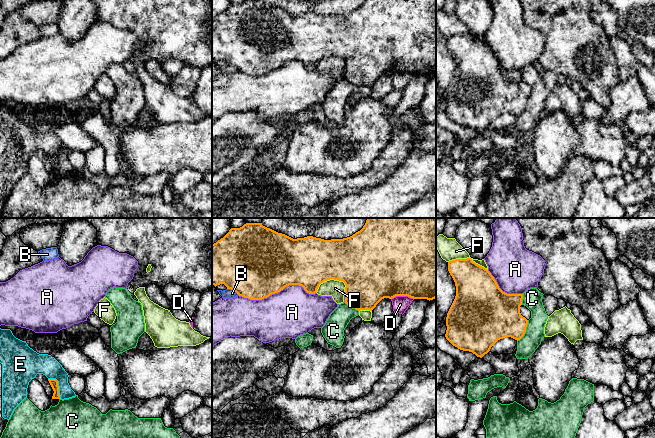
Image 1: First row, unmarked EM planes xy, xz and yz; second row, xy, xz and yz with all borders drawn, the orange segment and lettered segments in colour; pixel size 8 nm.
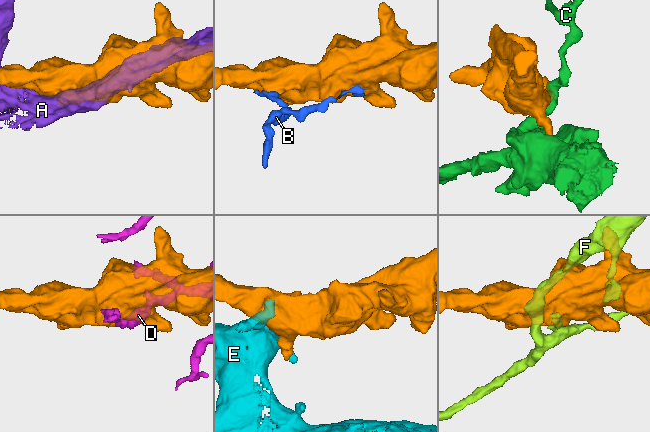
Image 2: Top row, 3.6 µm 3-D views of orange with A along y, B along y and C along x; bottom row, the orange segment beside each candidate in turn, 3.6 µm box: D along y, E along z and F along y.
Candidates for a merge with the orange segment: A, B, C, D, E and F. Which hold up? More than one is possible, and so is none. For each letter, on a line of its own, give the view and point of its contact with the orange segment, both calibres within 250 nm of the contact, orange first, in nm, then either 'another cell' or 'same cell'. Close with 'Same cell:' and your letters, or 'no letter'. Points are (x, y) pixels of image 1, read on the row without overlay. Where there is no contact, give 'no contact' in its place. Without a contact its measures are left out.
A: contact xz (276, 68); calibres 500 and 380 nm; another cell
B: contact xz (233, 65); calibres 500 and 80 nm; another cell
C: contact yz (525, 107); calibres 360 and 160 nm; another cell
D: contact xz (402, 71); calibres 500 and 130 nm; another cell
E: contact xy (57, 161); calibres 60 and 170 nm; another cell
F: contact xz (329, 55); calibres 400 and 140 nm; another cell
Same cell: no letter

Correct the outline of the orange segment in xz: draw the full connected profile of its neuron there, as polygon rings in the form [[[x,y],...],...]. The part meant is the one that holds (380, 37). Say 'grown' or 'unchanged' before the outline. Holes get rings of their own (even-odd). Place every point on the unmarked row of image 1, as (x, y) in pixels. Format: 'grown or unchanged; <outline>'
unchanged; [[[244,0],[240,4],[231,4],[229,8],[216,19],[212,20],[212,61],[224,60],[227,65],[234,66],[239,72],[250,76],[262,76],[278,69],[289,61],[299,61],[309,70],[315,70],[321,59],[334,55],[343,57],[345,63],[345,79],[356,86],[372,87],[384,74],[408,72],[413,75],[433,76],[436,74],[436,0],[365,0],[363,4],[350,13],[343,15],[324,16],[313,12],[293,15],[278,9],[262,0]]]

